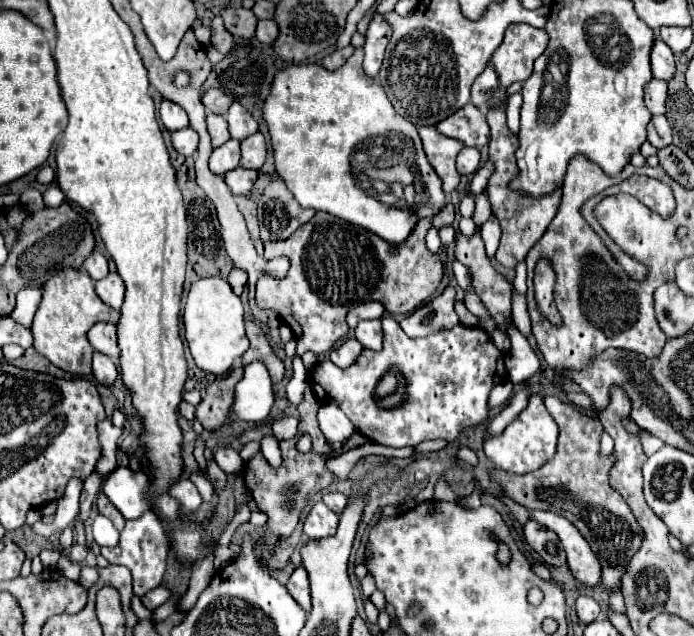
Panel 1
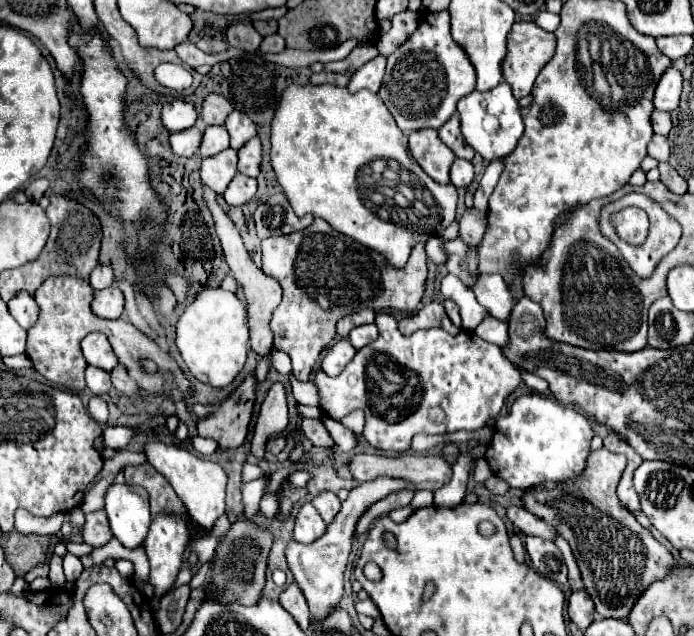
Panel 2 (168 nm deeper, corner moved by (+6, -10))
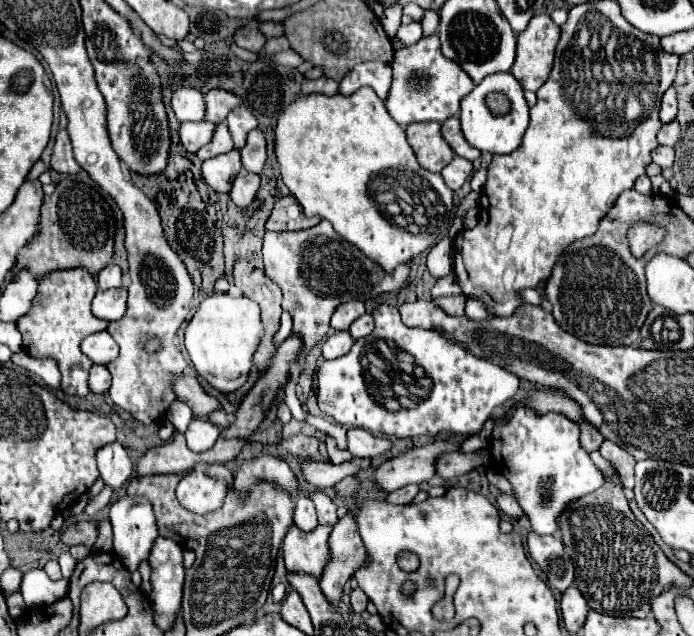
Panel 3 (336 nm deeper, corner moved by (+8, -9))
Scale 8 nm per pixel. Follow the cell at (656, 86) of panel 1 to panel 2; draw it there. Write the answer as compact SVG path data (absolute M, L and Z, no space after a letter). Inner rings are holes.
M654 110L654 114L652 114L652 126L654 126L654 134L668 136L668 132L672 130L672 118L670 118L670 114Z

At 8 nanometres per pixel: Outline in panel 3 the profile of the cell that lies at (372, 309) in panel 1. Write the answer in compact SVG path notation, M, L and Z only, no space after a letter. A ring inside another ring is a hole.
M350 301L350 303L340 305L332 315L332 329L336 329L336 331L348 329L354 319L362 317L362 313L366 313L366 309L364 309L364 303L360 303L360 301Z

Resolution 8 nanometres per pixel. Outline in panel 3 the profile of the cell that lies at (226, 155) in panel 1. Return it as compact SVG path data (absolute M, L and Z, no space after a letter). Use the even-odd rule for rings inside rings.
M232 149L230 153L212 157L206 163L202 163L202 177L216 193L228 193L240 169L240 153Z

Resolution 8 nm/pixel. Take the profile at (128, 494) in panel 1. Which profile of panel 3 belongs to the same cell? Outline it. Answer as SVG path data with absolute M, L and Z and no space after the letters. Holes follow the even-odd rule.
M128 495L118 497L110 505L110 523L114 529L114 551L128 571L136 571L158 537L150 501L138 503L138 499Z

